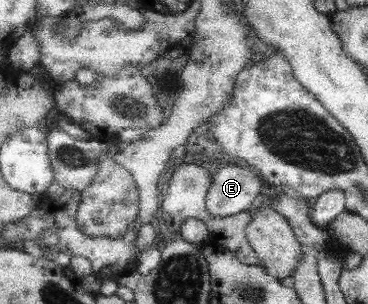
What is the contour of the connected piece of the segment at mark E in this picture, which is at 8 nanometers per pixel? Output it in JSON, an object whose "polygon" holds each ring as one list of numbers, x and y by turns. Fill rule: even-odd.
{"polygon":[[224,161,221,168,211,176,211,185,205,196,205,209,210,216,232,217,246,211,258,192,260,180,256,178,256,172,252,174,247,168,238,168,231,161]]}

